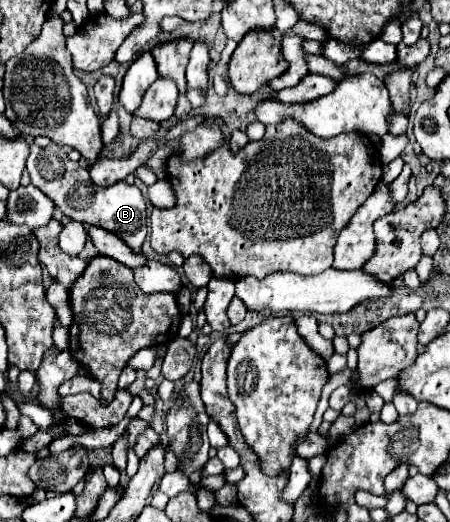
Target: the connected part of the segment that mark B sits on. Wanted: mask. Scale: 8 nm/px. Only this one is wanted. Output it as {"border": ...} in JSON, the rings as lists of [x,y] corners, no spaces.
{"border":[[[30,143],[30,157],[26,163],[26,169],[32,177],[32,185],[38,187],[46,197],[54,201],[54,205],[70,219],[76,219],[80,223],[98,225],[102,229],[112,231],[118,235],[132,251],[140,251],[144,239],[146,239],[146,203],[136,185],[128,185],[124,181],[118,181],[110,187],[94,187],[88,181],[88,169],[82,163],[74,163],[66,157],[66,149],[50,143],[46,149]]]}

